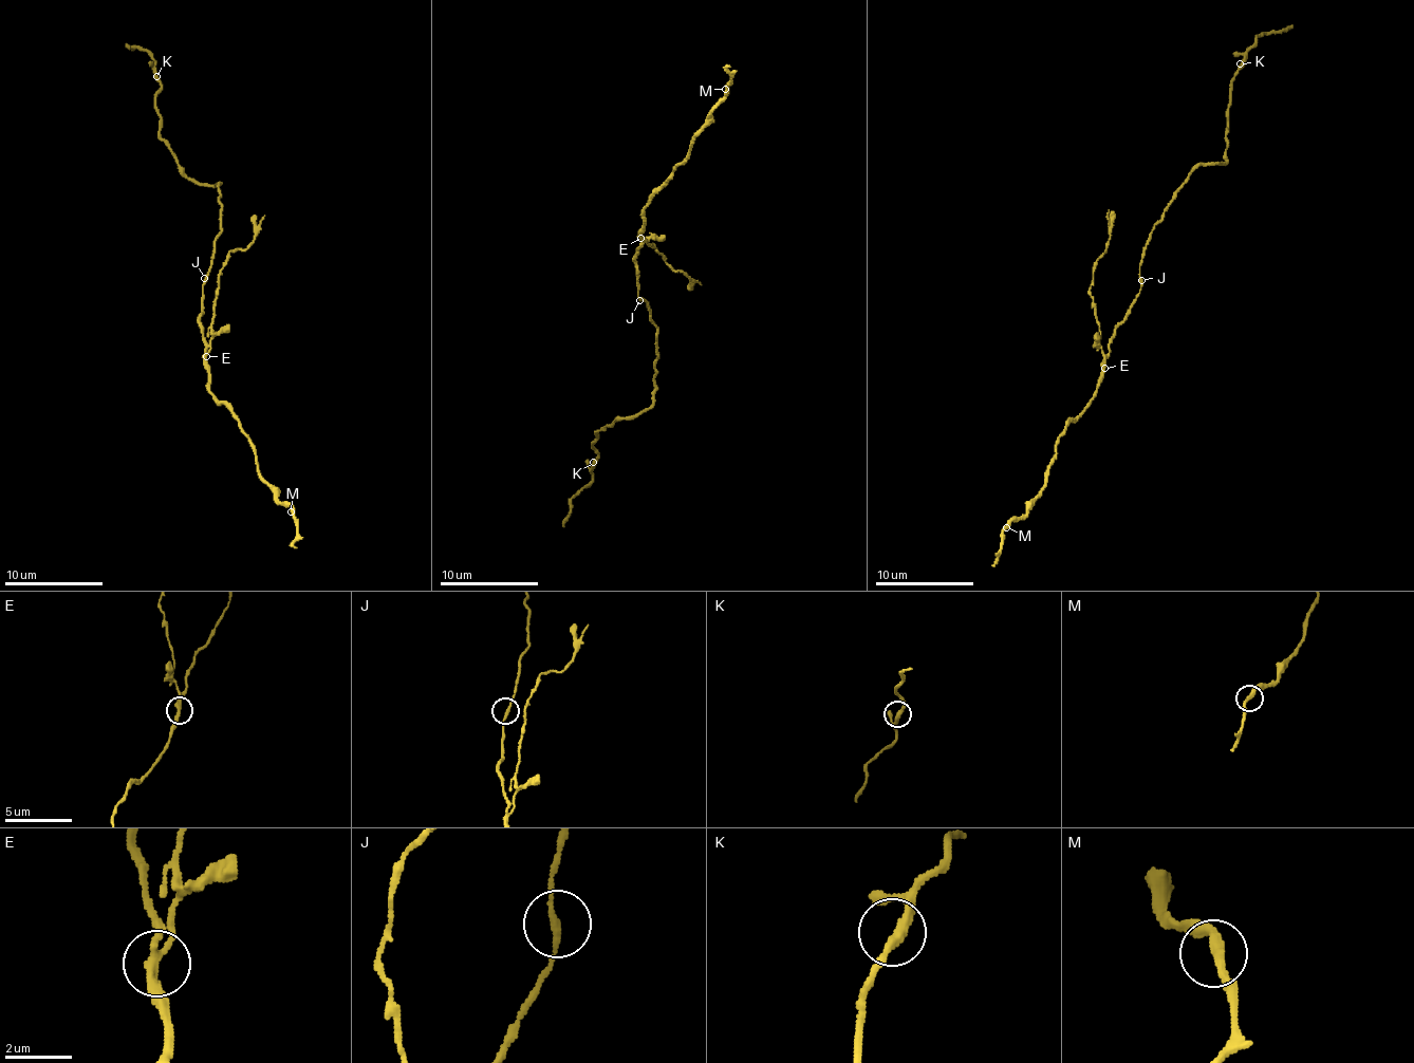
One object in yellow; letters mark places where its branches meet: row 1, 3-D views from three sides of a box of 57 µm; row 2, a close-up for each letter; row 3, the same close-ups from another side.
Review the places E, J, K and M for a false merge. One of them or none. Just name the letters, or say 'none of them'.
E

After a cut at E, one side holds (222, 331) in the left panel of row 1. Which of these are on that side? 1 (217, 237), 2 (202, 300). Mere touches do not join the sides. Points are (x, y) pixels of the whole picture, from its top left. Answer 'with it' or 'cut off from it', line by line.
1: cut off from it
2: cut off from it

